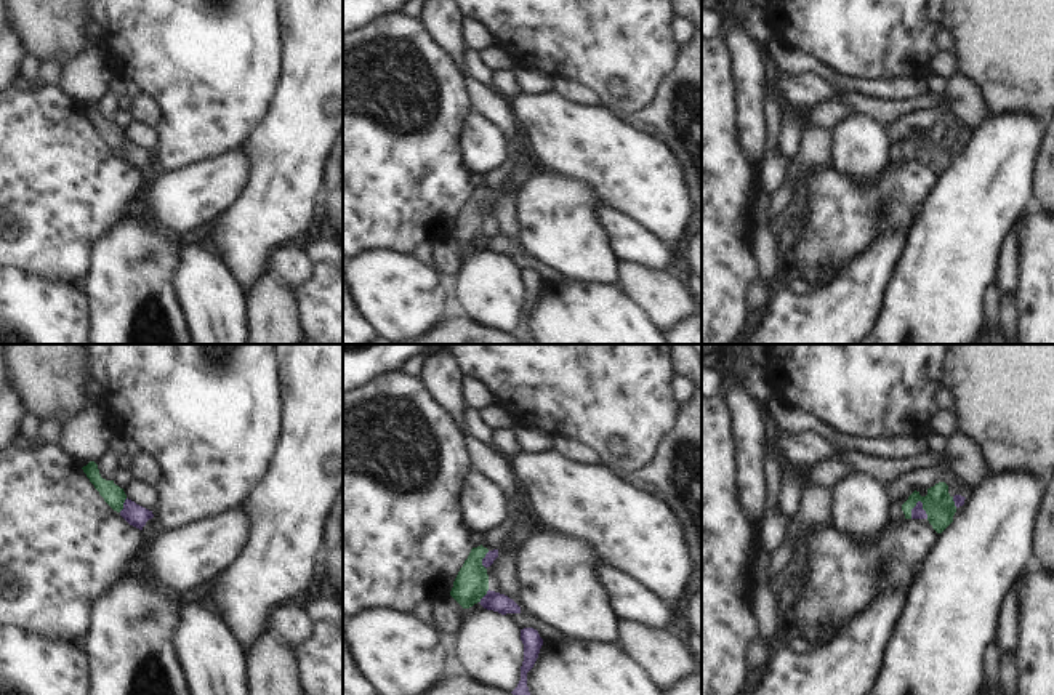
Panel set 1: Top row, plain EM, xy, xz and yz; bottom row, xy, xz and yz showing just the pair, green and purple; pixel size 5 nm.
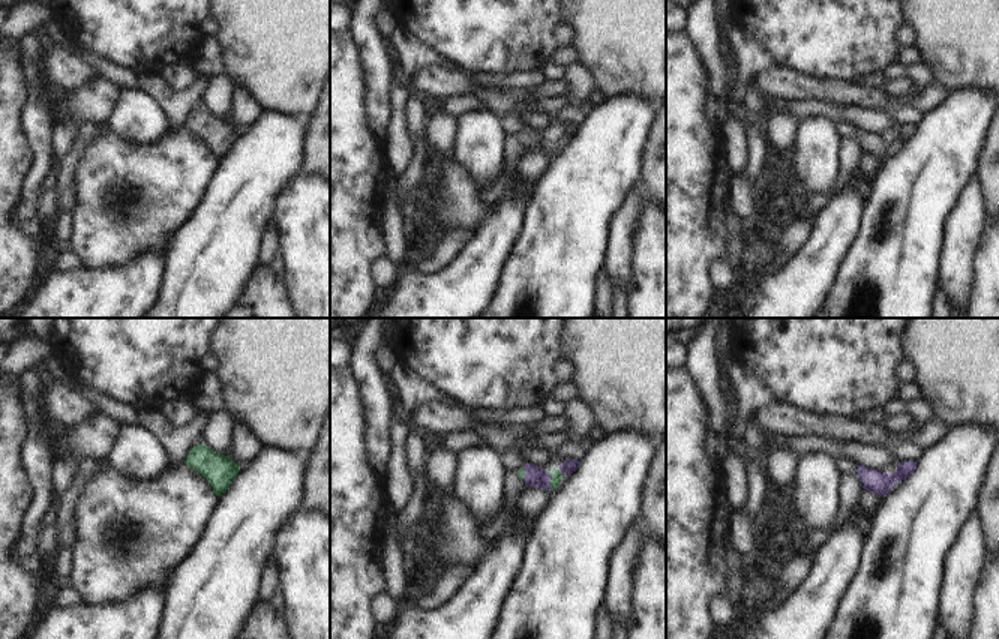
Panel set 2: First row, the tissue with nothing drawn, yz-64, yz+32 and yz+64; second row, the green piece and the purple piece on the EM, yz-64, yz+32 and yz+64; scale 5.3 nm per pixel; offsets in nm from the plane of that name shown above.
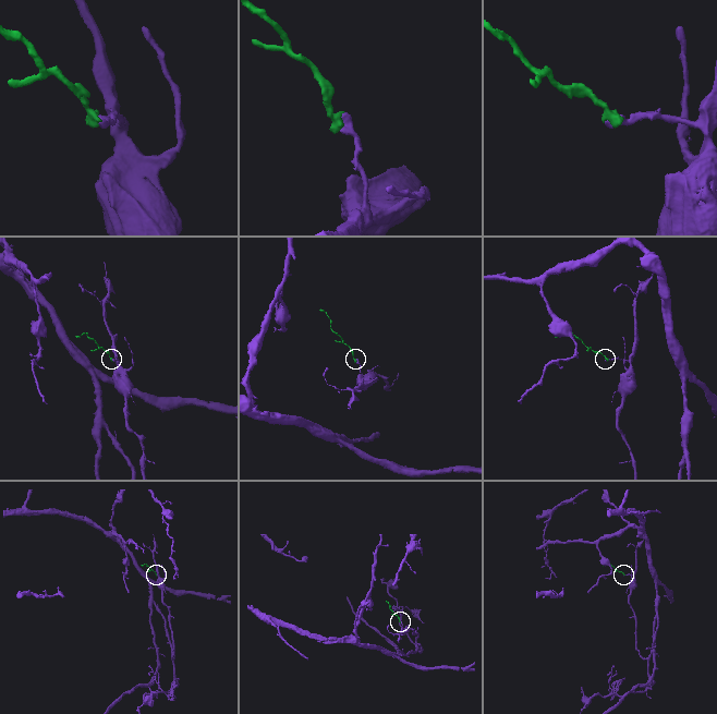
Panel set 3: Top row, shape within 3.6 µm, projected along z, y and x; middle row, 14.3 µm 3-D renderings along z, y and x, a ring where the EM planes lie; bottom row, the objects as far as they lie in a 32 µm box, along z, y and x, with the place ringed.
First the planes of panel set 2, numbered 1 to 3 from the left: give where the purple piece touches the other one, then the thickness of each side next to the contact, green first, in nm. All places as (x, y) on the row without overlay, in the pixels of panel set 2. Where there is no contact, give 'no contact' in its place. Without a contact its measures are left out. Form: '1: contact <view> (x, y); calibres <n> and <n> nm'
1: no contact
2: contact yz+32 (551, 144); calibres 60 and 110 nm
3: contact yz+64 (857, 140); calibres 20 and 120 nm

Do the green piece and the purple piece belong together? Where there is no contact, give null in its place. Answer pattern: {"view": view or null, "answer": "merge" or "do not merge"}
{"view": "yz", "answer": "merge"}

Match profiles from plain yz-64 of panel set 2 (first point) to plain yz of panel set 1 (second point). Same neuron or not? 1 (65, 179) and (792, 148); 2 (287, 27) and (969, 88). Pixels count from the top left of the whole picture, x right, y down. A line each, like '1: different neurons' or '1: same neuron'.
1: different neurons
2: different neurons

